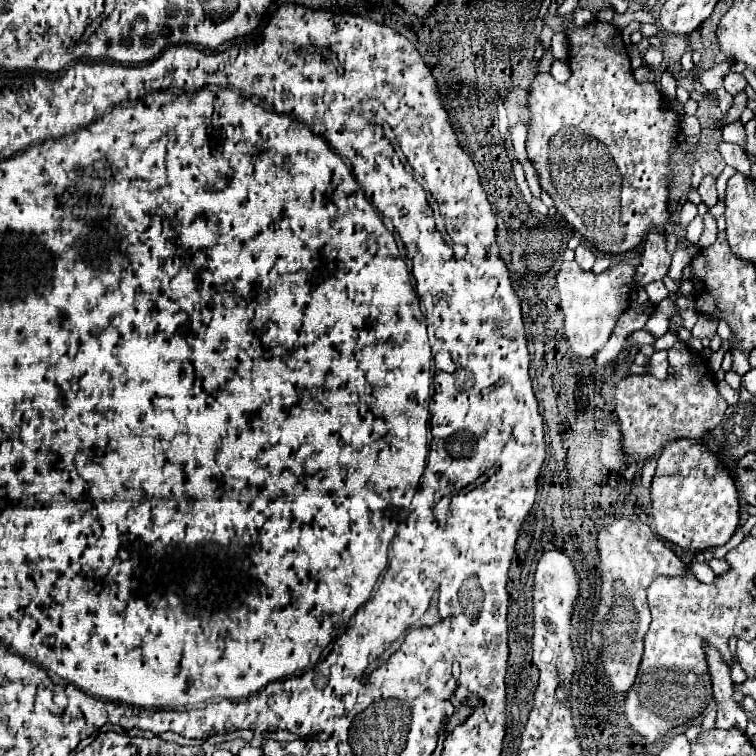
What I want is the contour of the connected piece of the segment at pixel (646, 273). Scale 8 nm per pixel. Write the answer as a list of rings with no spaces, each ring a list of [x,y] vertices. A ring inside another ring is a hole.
[[[651,230],[645,238],[643,252],[641,252],[641,264],[637,266],[635,282],[637,284],[649,284],[662,280],[669,272],[671,266],[671,254],[667,252],[667,236],[663,232]]]

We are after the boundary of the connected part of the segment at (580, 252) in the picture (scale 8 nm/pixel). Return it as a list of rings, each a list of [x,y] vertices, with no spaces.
[[[581,244],[581,246],[575,250],[575,260],[577,260],[577,264],[579,264],[583,270],[591,270],[593,264],[595,264],[595,252],[593,252],[587,244]]]

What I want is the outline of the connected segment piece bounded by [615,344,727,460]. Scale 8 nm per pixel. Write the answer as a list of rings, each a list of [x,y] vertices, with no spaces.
[[[683,344],[669,350],[669,364],[675,368],[677,376],[667,380],[657,380],[651,374],[627,376],[619,382],[615,402],[619,426],[623,432],[623,448],[633,460],[649,458],[663,450],[663,446],[677,438],[701,440],[711,432],[727,410],[727,402],[717,392],[713,376],[707,370],[707,360],[691,354]]]

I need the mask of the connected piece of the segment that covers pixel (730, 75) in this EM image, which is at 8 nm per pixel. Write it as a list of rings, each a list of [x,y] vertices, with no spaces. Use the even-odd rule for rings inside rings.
[[[727,72],[727,74],[725,74],[725,82],[723,82],[723,86],[725,86],[725,90],[727,90],[731,96],[735,96],[737,92],[745,90],[747,80],[745,80],[745,76],[743,76],[743,74],[737,74],[737,72]]]

